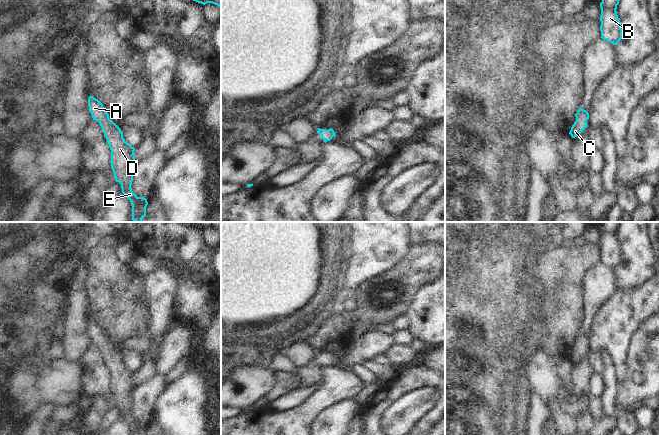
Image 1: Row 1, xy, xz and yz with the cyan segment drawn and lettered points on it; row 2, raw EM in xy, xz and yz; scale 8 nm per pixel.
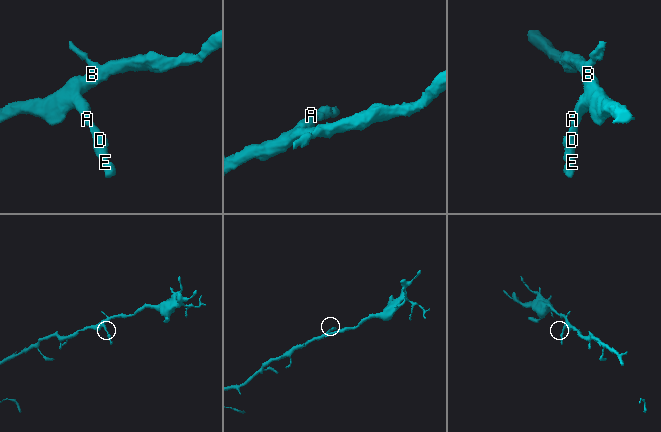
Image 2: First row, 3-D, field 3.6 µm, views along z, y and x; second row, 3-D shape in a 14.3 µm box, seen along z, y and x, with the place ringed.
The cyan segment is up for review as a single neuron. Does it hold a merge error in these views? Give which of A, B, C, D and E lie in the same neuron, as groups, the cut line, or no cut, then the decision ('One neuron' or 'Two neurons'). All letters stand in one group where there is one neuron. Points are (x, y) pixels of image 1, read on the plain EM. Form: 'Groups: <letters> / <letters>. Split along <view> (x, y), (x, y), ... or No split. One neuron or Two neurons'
Groups: A B C D E. No split. One neuron

